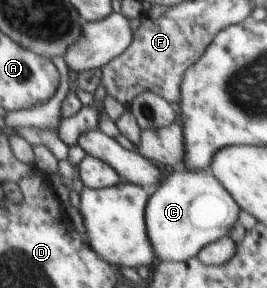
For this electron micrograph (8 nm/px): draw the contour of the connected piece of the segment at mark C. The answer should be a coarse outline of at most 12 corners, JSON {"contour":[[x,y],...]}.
{"contour":[[169,170],[146,230],[161,262],[227,236],[241,208],[207,170]]}

